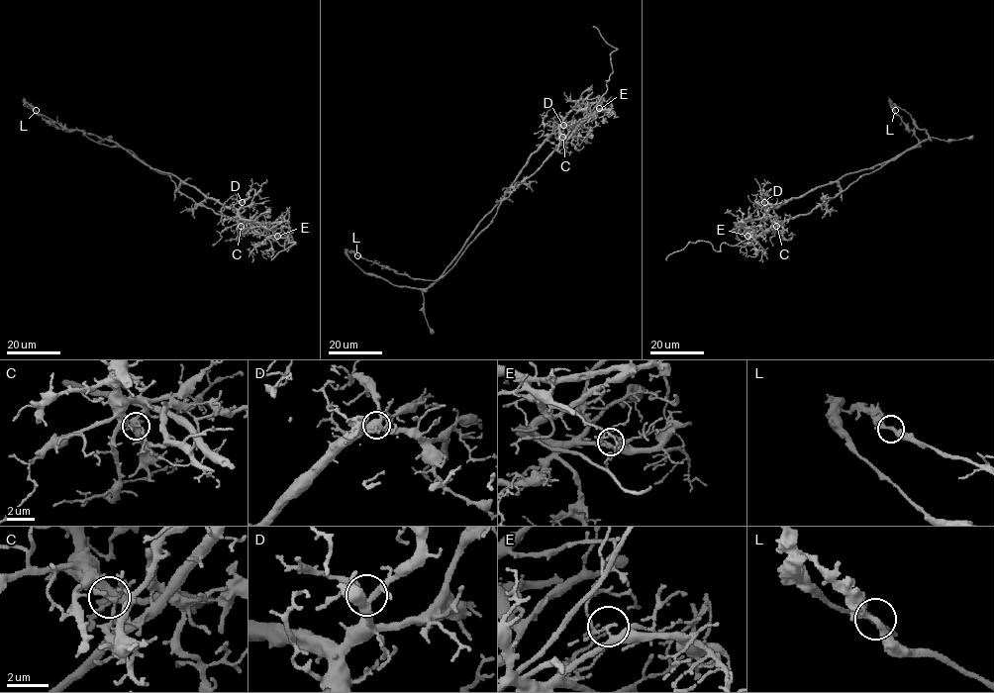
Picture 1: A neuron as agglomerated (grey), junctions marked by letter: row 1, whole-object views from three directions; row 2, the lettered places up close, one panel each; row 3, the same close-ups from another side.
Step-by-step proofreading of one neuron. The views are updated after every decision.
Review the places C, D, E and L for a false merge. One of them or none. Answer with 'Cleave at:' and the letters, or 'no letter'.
Cleave at: C

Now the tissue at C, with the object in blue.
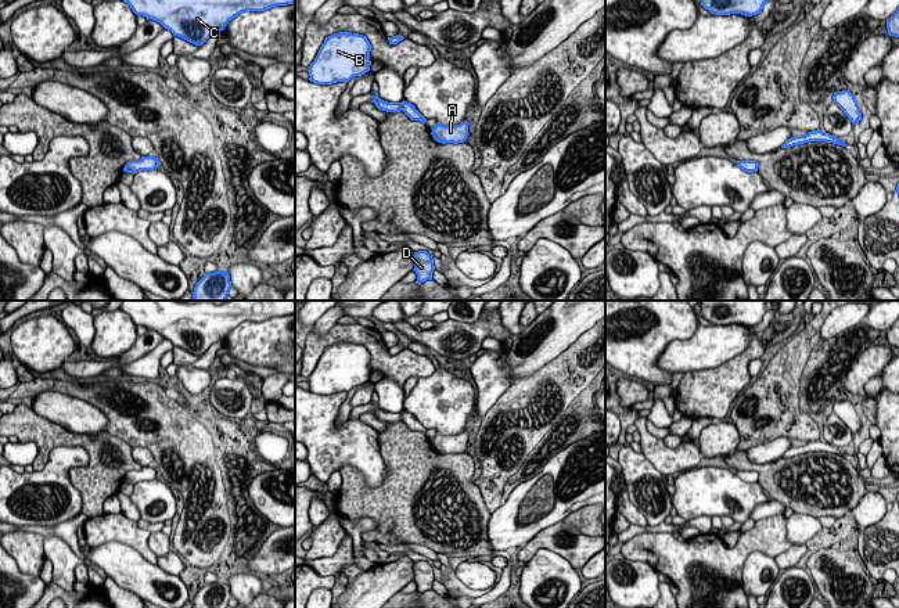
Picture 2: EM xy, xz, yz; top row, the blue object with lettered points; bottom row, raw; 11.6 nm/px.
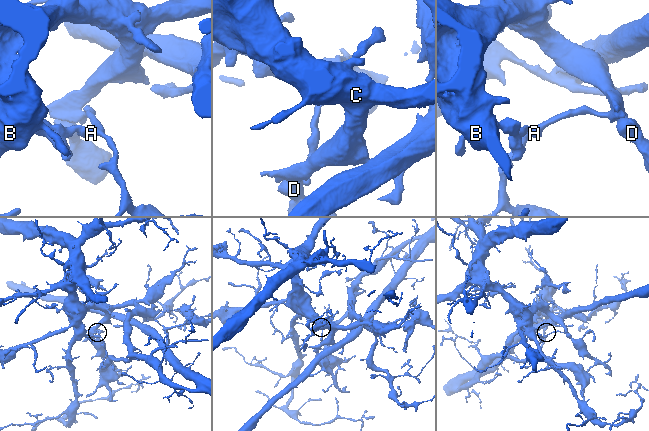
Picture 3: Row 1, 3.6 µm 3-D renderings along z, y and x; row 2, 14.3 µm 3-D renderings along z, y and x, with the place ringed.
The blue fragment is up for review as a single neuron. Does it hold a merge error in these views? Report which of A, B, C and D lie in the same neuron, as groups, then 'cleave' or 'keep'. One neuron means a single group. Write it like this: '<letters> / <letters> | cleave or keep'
A / B C D | cleave

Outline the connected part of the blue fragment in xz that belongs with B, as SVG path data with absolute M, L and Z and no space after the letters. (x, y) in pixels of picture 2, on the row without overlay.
M339 342L326 348L314 371L310 374L309 391L317 395L349 392L370 381L371 355L366 346Z

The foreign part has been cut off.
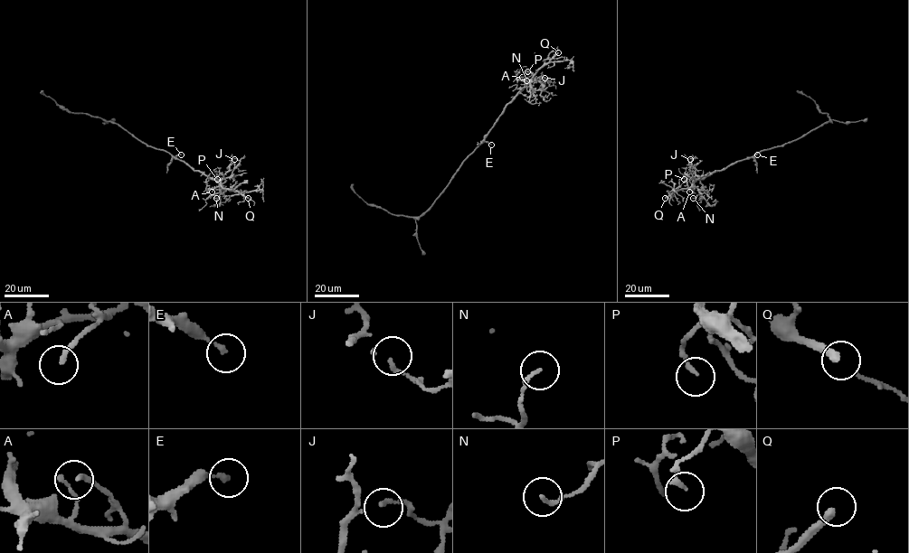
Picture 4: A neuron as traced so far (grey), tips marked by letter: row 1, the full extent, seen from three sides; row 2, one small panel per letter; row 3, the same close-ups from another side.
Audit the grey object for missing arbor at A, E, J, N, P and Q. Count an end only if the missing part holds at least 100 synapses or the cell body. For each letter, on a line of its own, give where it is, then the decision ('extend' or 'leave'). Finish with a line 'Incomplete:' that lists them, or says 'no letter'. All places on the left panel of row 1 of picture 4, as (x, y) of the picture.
A: at (212, 192); leave
E: at (181, 154); leave
J: at (234, 159); leave
N: at (216, 198); leave
P: at (217, 179); leave
Q: at (248, 198); extend
Incomplete: Q

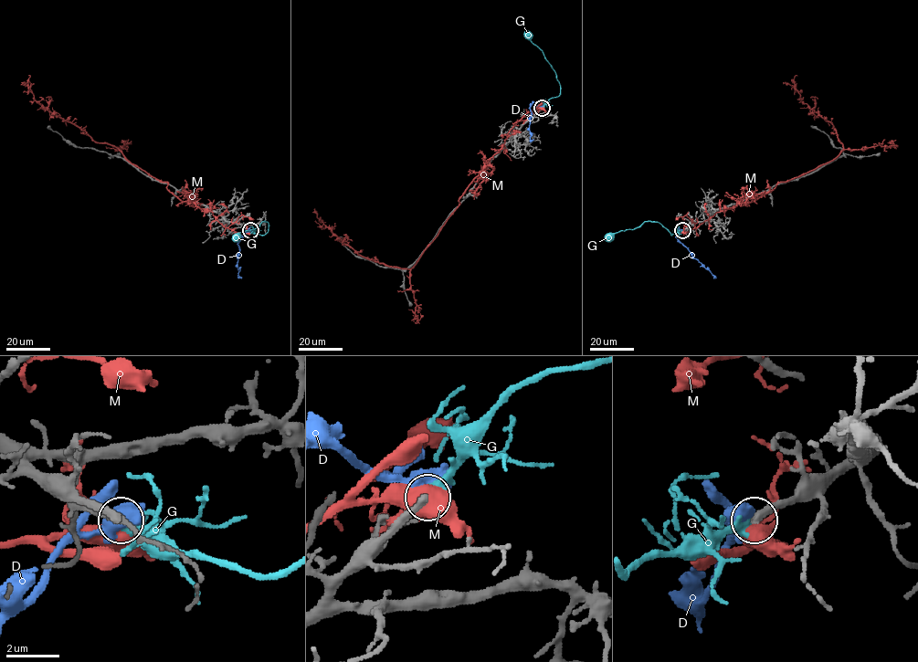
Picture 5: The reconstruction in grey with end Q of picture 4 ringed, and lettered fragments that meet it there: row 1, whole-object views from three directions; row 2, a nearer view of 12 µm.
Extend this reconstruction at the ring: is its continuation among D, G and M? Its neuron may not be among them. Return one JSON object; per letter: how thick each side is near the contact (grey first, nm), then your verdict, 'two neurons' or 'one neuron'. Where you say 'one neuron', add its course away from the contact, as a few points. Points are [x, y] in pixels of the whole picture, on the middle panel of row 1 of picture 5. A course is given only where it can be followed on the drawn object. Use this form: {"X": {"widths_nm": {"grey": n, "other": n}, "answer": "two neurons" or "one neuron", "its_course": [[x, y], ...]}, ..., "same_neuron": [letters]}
{"D": {"widths_nm": {"grey": 320, "other": 500}, "answer": "two neurons"}, "G": {"widths_nm": {"grey": 320, "other": 240}, "answer": "one neuron", "its_course": [[543, 108], [550, 99], [560, 94], [560, 85], [543, 53], [528, 35]]}, "M": {"widths_nm": {"grey": 320, "other": 750}, "answer": "two neurons"}, "same_neuron": ["G"]}

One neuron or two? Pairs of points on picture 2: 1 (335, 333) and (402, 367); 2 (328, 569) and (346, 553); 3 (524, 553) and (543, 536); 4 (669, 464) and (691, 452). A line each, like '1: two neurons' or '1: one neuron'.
1: one neuron
2: one neuron
3: one neuron
4: one neuron

